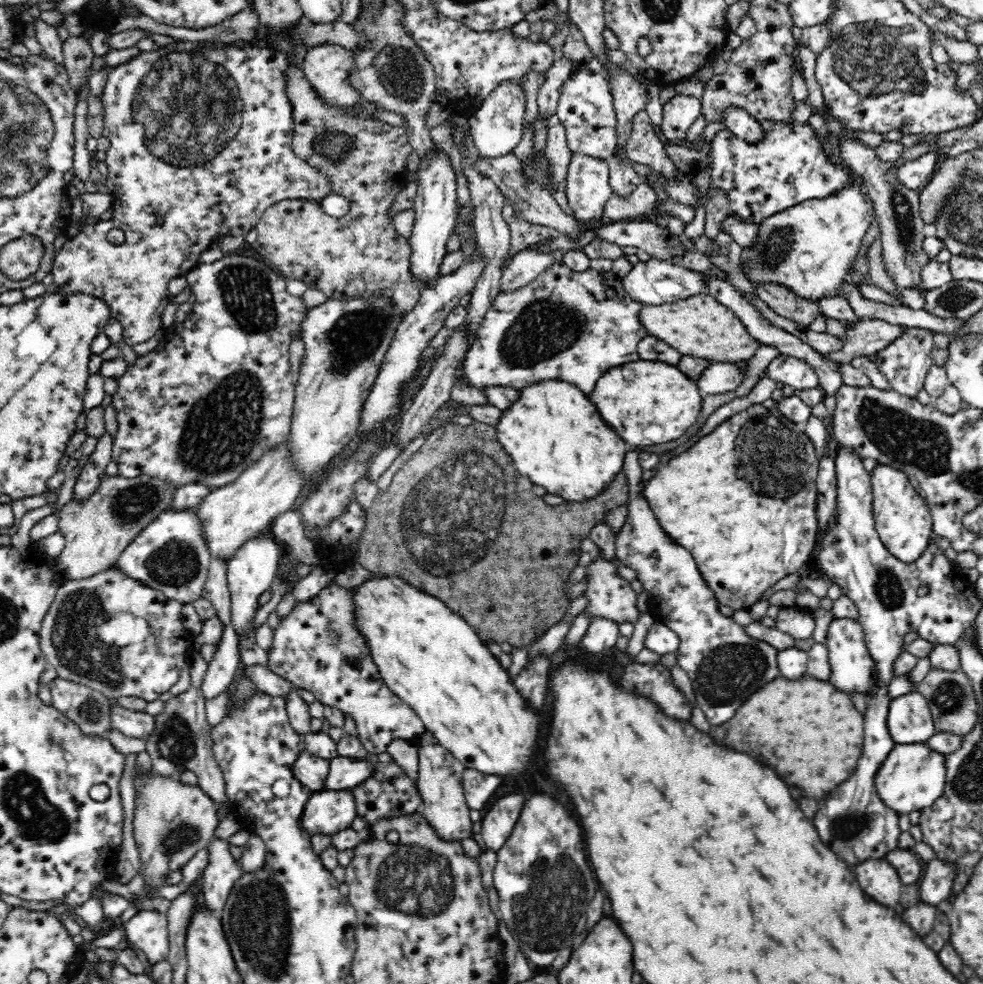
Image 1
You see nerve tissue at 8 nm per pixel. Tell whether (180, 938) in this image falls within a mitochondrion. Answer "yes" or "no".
no

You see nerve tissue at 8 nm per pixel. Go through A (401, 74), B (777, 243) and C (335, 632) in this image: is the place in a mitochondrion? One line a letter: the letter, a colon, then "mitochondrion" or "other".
A: mitochondrion
B: mitochondrion
C: mitochondrion

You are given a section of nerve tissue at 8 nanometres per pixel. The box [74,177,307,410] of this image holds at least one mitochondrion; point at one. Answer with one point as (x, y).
(245, 289)

